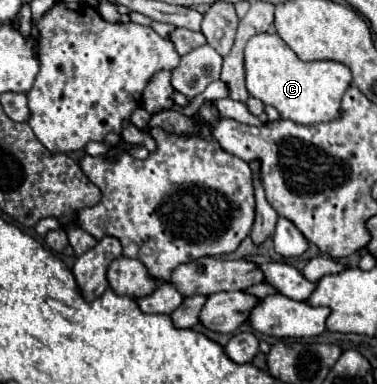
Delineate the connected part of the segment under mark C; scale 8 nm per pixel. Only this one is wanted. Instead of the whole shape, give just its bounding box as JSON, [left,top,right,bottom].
[244,33,352,125]

